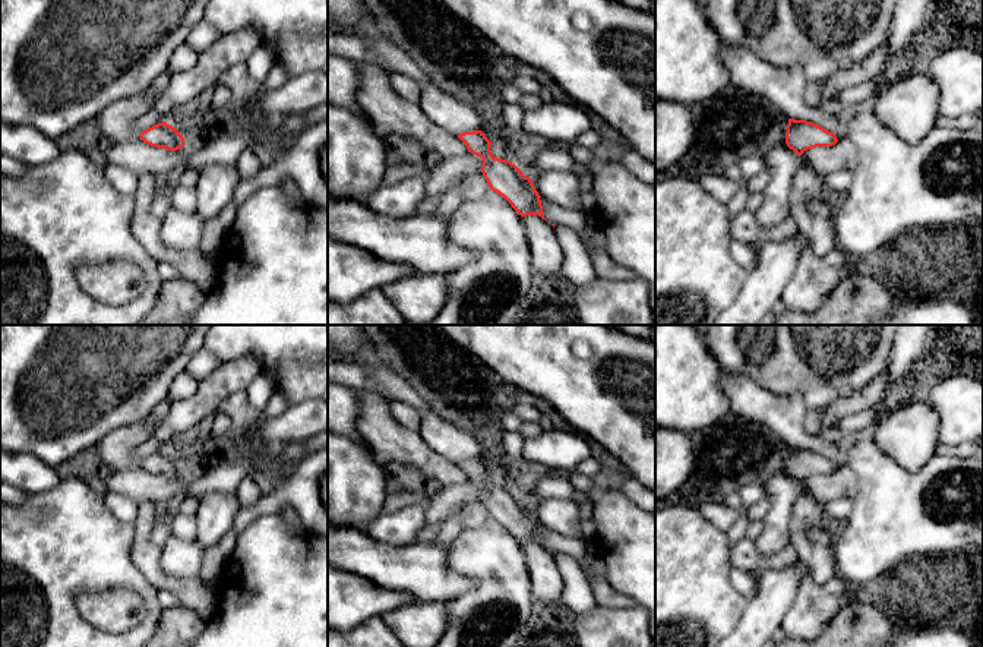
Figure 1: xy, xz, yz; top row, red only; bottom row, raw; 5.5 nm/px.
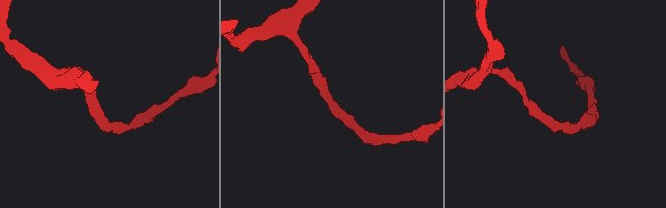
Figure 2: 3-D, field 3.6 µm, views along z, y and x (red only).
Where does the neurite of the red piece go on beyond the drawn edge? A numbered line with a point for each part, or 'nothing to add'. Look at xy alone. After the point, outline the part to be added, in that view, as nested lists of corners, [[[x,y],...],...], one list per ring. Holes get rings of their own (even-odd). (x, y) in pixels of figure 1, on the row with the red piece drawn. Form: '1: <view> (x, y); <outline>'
1: xy (136, 155); [[[136,139],[111,145],[105,157],[108,164],[126,167],[136,176],[151,173],[164,180],[192,167],[189,155],[190,151],[184,146],[177,151],[168,151],[151,146],[140,139]]]

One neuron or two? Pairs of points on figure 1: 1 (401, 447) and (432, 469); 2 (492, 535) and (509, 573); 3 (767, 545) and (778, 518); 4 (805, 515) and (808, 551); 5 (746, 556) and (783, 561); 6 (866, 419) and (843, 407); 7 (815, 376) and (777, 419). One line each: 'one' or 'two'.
1: one
2: one
3: one
4: one
5: one
6: two
7: two

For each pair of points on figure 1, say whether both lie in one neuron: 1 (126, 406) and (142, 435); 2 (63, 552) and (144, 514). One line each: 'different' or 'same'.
1: different
2: different

